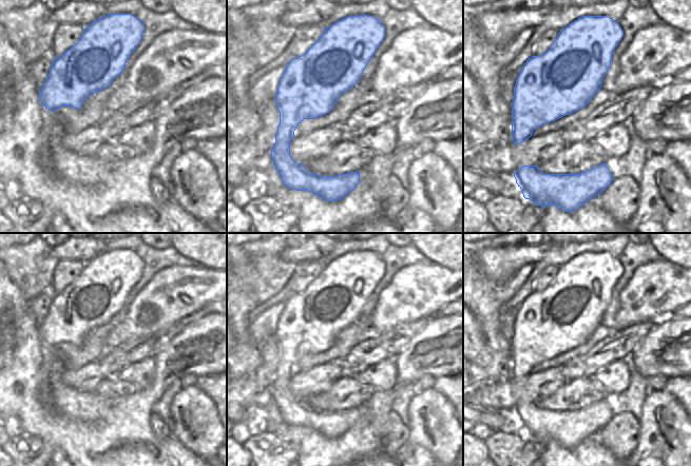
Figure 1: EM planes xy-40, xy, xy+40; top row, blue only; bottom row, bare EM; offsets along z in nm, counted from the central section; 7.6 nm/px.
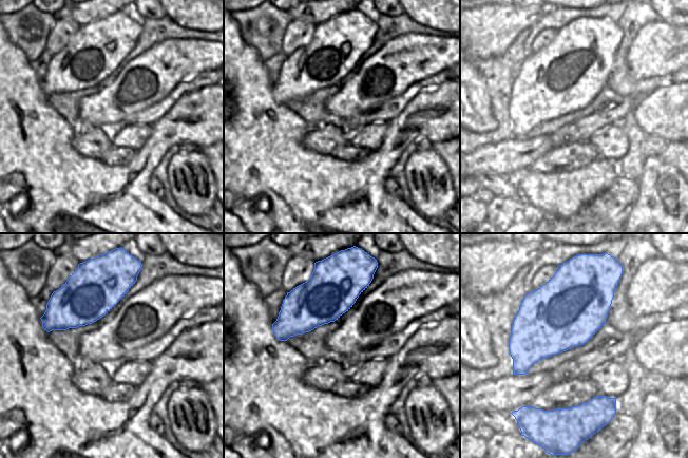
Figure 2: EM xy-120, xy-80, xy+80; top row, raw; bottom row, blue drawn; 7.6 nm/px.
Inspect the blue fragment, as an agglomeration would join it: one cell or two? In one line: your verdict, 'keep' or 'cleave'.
keep

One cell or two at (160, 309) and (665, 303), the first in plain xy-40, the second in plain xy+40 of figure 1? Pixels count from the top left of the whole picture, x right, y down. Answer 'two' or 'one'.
one

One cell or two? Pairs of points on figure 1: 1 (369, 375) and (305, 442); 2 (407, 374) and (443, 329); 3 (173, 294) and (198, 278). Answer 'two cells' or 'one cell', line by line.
1: two cells
2: one cell
3: one cell

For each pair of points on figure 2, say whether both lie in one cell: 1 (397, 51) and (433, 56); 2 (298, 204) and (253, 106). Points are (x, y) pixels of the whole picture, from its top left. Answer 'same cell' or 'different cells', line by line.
1: same cell
2: same cell

